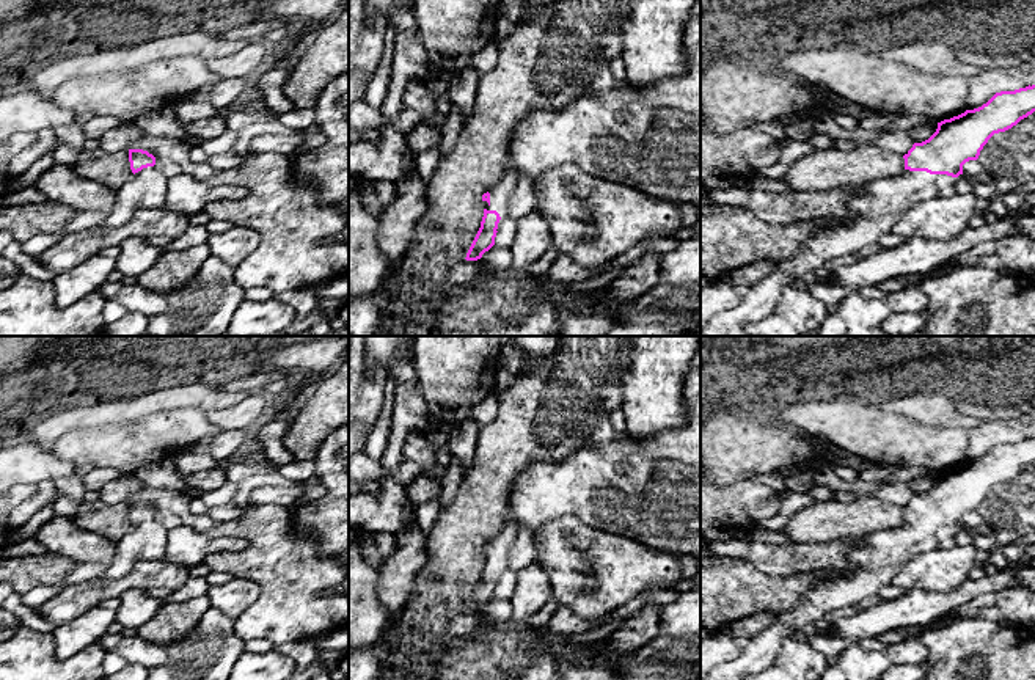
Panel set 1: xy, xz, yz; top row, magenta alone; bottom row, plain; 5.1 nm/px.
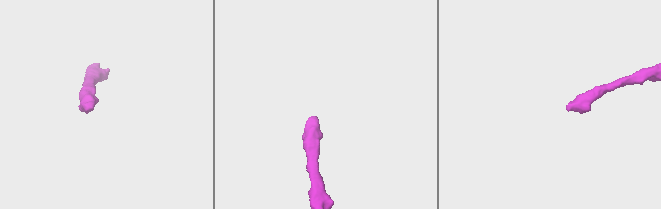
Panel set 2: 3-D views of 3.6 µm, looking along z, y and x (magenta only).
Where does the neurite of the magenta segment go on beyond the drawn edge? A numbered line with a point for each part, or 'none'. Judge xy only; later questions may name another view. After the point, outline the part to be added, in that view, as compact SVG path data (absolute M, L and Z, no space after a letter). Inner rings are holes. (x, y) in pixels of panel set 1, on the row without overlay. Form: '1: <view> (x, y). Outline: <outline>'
1: xy (146, 541). Outline: M155 517L143 520L115 543L115 559L97 579L115 583L129 576L138 561L165 561L166 540L168 531Z

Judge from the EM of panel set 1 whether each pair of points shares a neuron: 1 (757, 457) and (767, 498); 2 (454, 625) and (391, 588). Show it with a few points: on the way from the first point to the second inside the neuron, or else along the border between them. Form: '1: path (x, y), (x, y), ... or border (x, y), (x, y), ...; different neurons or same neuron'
1: border (751, 478), (716, 487); different neurons
2: border (427, 564), (407, 608), (391, 625); different neurons

